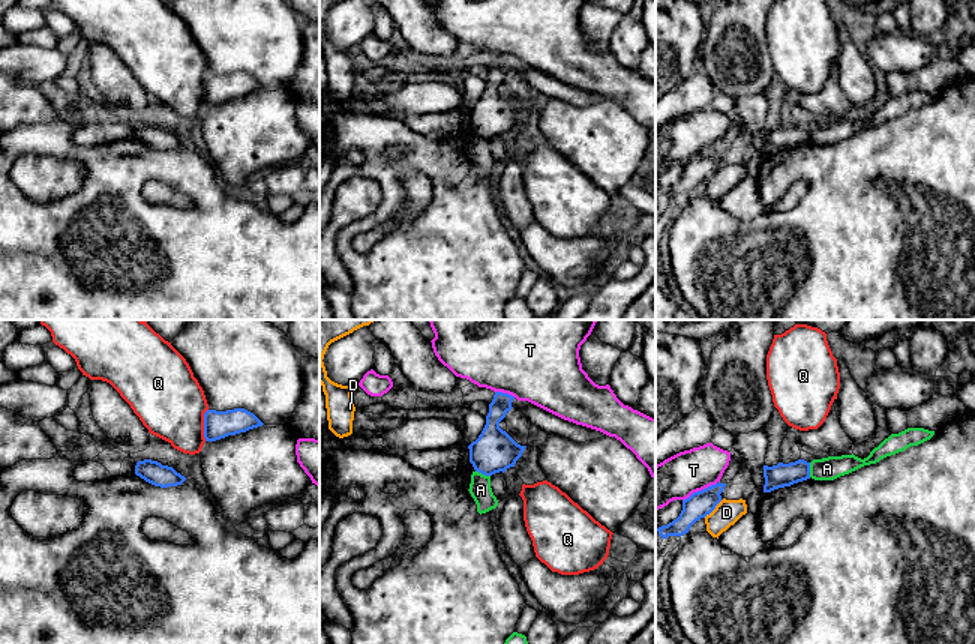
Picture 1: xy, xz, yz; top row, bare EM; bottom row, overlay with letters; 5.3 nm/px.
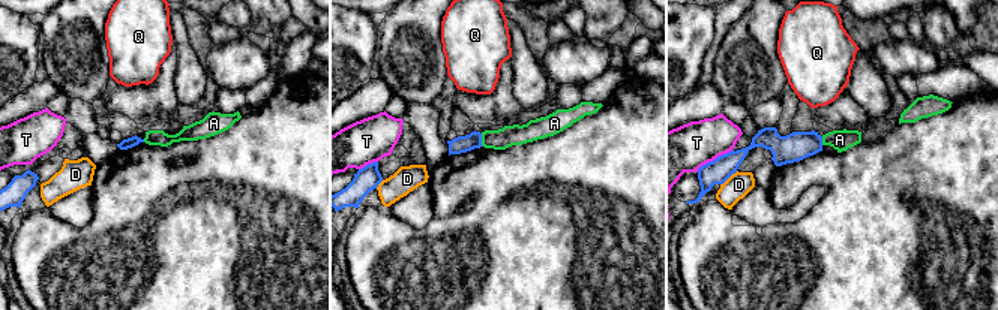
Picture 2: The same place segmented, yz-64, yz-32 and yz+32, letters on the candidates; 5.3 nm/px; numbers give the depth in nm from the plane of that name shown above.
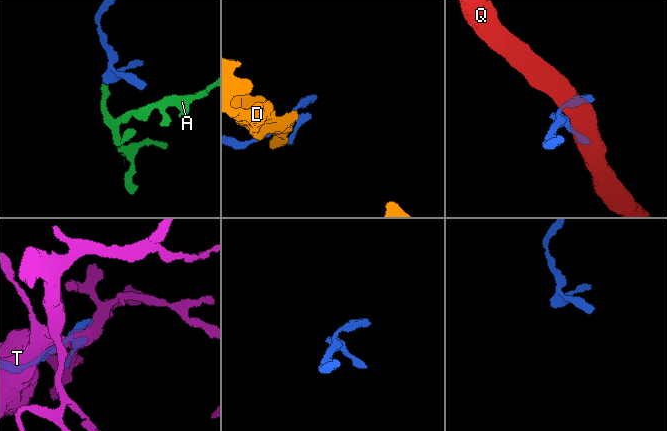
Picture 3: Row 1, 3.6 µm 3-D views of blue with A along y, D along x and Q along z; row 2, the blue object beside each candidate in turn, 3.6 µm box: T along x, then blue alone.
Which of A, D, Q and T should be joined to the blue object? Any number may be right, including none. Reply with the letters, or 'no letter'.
no letter

